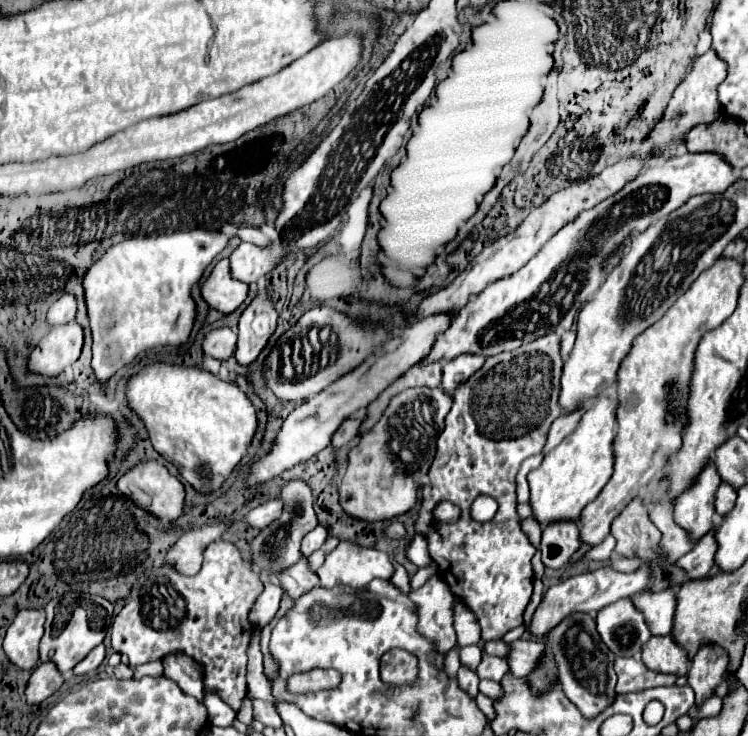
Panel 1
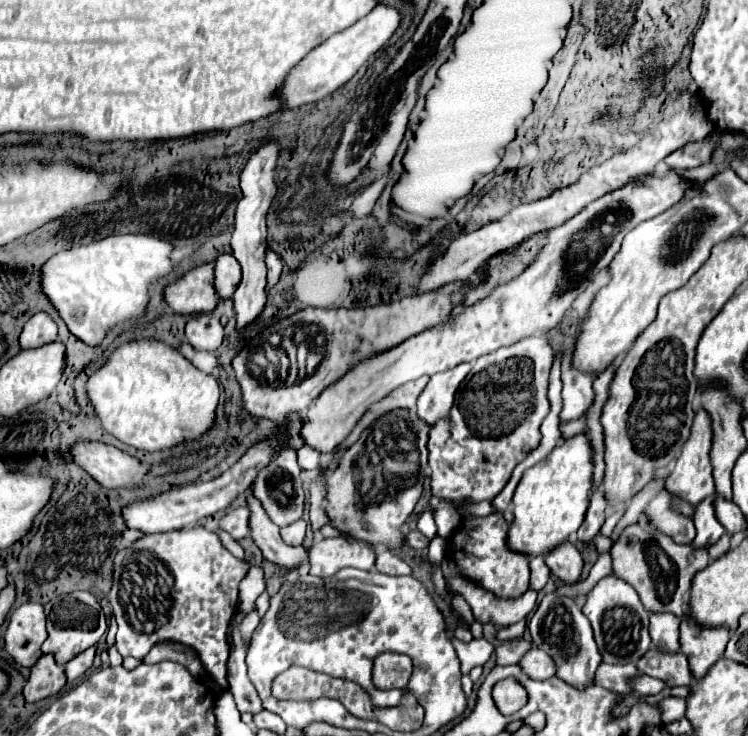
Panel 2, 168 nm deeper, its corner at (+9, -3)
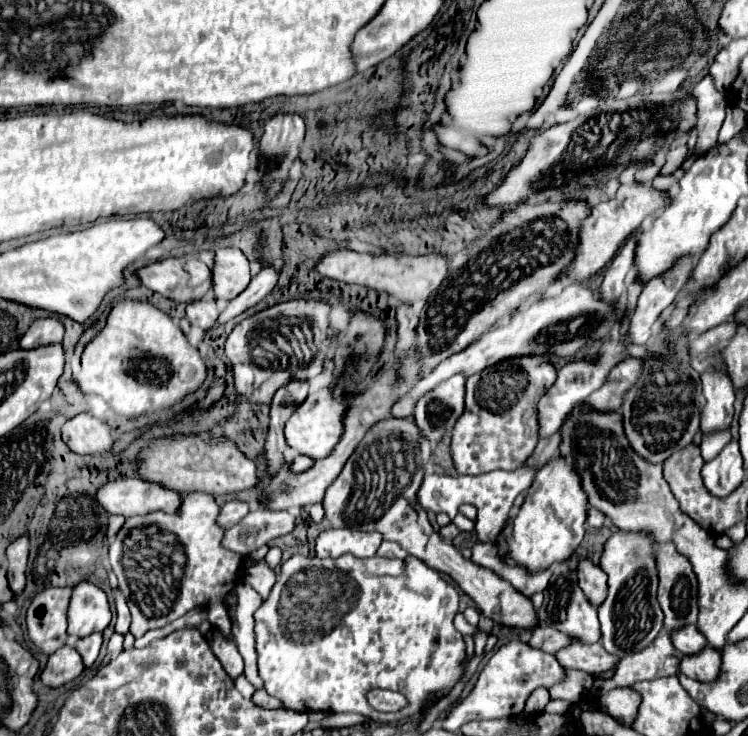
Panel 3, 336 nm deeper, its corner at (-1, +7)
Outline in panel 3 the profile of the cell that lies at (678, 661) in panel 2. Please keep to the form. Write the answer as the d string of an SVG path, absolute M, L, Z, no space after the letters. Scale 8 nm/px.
M706 646L700 654L684 656L680 662L680 672L698 682L716 682L720 676L722 654L720 650Z

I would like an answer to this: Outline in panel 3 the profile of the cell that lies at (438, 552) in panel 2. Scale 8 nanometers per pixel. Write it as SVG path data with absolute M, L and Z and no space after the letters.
M526 466L512 470L512 472L494 470L494 472L480 474L480 476L446 476L446 474L428 472L416 494L418 494L418 504L424 510L433 511L435 514L446 512L450 518L456 516L462 504L474 505L477 509L475 530L478 540L496 544L498 536L510 524L510 508L514 504L514 498L520 492L524 492L532 484L532 480L534 480L534 470Z

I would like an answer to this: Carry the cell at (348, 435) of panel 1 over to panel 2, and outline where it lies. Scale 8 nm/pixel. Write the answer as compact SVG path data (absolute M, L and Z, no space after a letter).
M304 446L298 452L298 464L304 470L316 470L316 468L320 468L320 456L322 454L318 450L314 450L312 446Z

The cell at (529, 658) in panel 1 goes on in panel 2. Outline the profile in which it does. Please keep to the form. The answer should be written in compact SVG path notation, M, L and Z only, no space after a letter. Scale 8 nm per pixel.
M532 646L524 656L522 660L518 662L518 666L522 668L522 672L526 672L532 680L546 680L546 678L552 678L556 674L556 666L554 666L554 660L540 648Z

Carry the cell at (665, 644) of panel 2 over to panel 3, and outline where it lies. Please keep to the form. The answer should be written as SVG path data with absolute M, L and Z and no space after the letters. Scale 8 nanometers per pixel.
M686 626L686 630L678 630L678 634L674 634L674 646L684 656L694 656L706 648L706 638L696 626Z

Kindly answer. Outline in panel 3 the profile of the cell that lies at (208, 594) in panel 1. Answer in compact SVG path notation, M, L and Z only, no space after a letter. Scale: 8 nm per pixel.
M180 492L180 498L182 498L182 504L172 514L158 510L158 512L150 512L144 516L126 518L124 526L116 534L116 540L110 544L110 564L112 564L114 574L118 576L118 588L122 590L122 594L128 602L130 614L132 614L130 632L134 634L134 638L140 638L148 630L162 628L162 626L174 622L176 618L184 616L190 608L206 602L208 614L210 614L208 616L210 624L214 628L222 630L224 634L228 634L228 638L232 638L230 618L228 618L228 610L226 610L226 604L222 602L222 598L238 584L238 580L242 576L240 574L242 556L220 546L224 530L216 524L220 506L216 504L212 494Z

